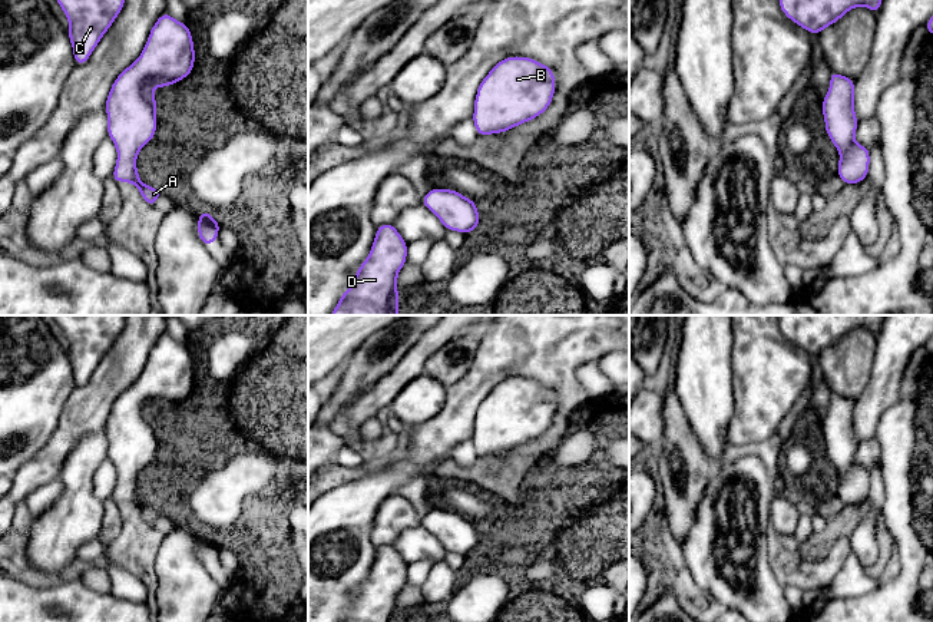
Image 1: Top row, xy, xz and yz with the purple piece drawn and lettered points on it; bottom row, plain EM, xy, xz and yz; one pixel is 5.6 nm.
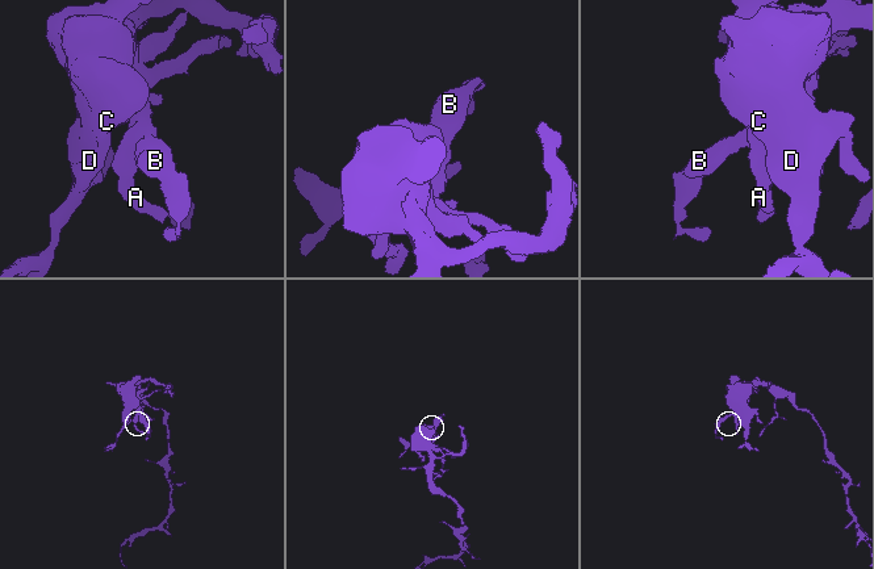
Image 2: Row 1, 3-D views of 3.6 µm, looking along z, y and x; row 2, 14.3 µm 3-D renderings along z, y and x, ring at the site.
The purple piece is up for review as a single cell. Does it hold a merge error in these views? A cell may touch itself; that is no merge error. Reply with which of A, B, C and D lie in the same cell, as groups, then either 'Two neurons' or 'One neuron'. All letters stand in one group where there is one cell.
Groups: A B C D. One neuron

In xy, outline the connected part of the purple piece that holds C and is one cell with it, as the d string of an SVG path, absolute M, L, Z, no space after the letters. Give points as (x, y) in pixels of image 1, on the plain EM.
M54 315L69 340L76 387L85 386L125 327L126 315Z

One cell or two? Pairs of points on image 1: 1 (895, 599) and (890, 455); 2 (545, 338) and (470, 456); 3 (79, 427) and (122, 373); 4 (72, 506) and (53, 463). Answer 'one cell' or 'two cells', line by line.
1: one cell
2: two cells
3: one cell
4: two cells

